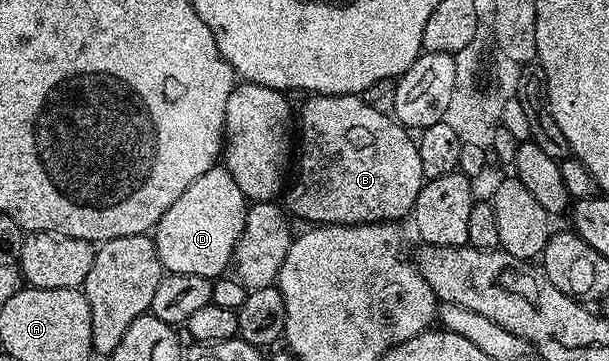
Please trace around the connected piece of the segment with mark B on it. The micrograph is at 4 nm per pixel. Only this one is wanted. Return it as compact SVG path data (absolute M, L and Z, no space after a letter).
M325 93L308 99L301 109L298 109L298 157L300 153L300 170L296 173L296 182L289 184L286 189L288 205L286 209L293 218L301 217L304 223L319 223L321 225L371 225L373 221L399 222L399 217L407 218L412 212L414 203L418 199L418 191L422 191L425 183L422 171L422 159L418 155L418 141L409 130L405 129L399 121L393 119L387 112L375 109L364 102L363 96L355 93L346 95L326 95Z

